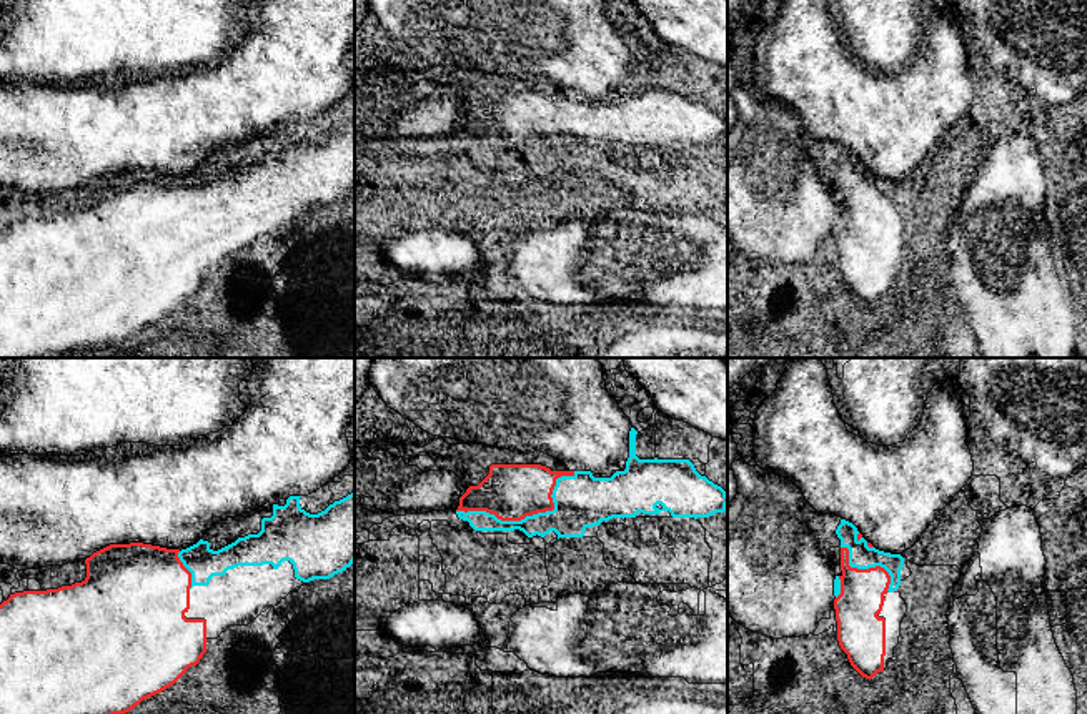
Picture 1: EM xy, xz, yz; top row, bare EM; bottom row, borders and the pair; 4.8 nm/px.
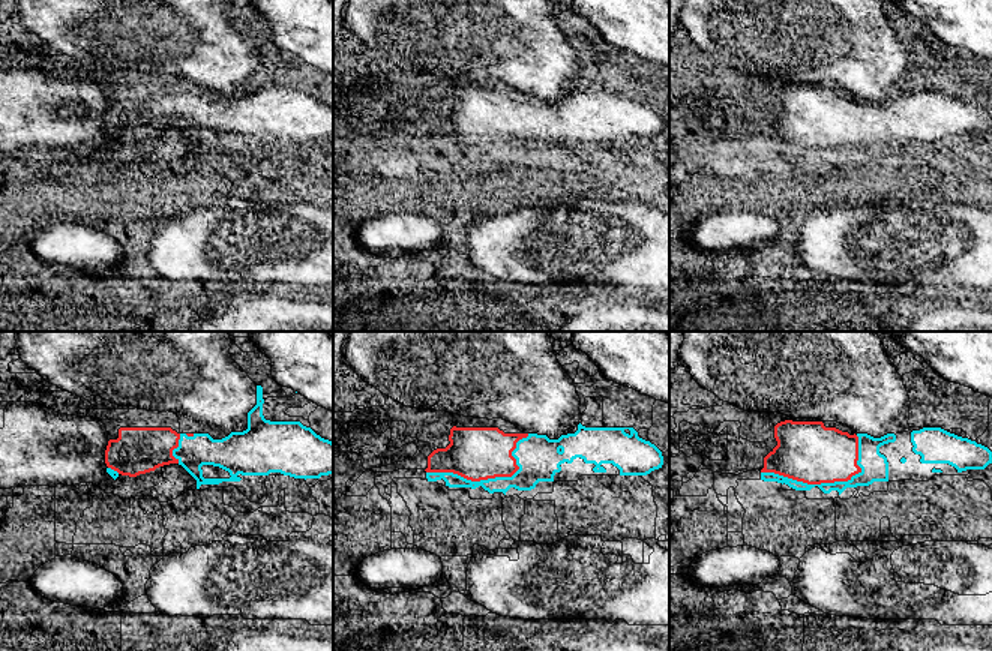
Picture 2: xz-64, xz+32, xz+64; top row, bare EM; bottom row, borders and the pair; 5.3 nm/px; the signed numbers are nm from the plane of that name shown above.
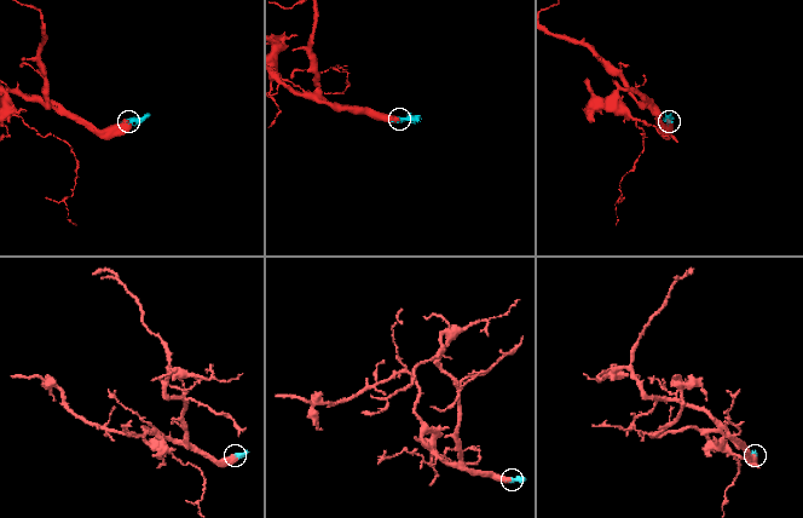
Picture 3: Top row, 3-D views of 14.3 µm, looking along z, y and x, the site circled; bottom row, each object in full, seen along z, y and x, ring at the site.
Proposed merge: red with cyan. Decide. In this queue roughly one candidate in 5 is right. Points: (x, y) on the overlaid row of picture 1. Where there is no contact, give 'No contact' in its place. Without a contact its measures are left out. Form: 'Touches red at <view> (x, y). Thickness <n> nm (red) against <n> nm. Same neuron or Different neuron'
Touches red at xz (528, 515). Thickness 280 nm (red) against 240 nm. Same neuron

